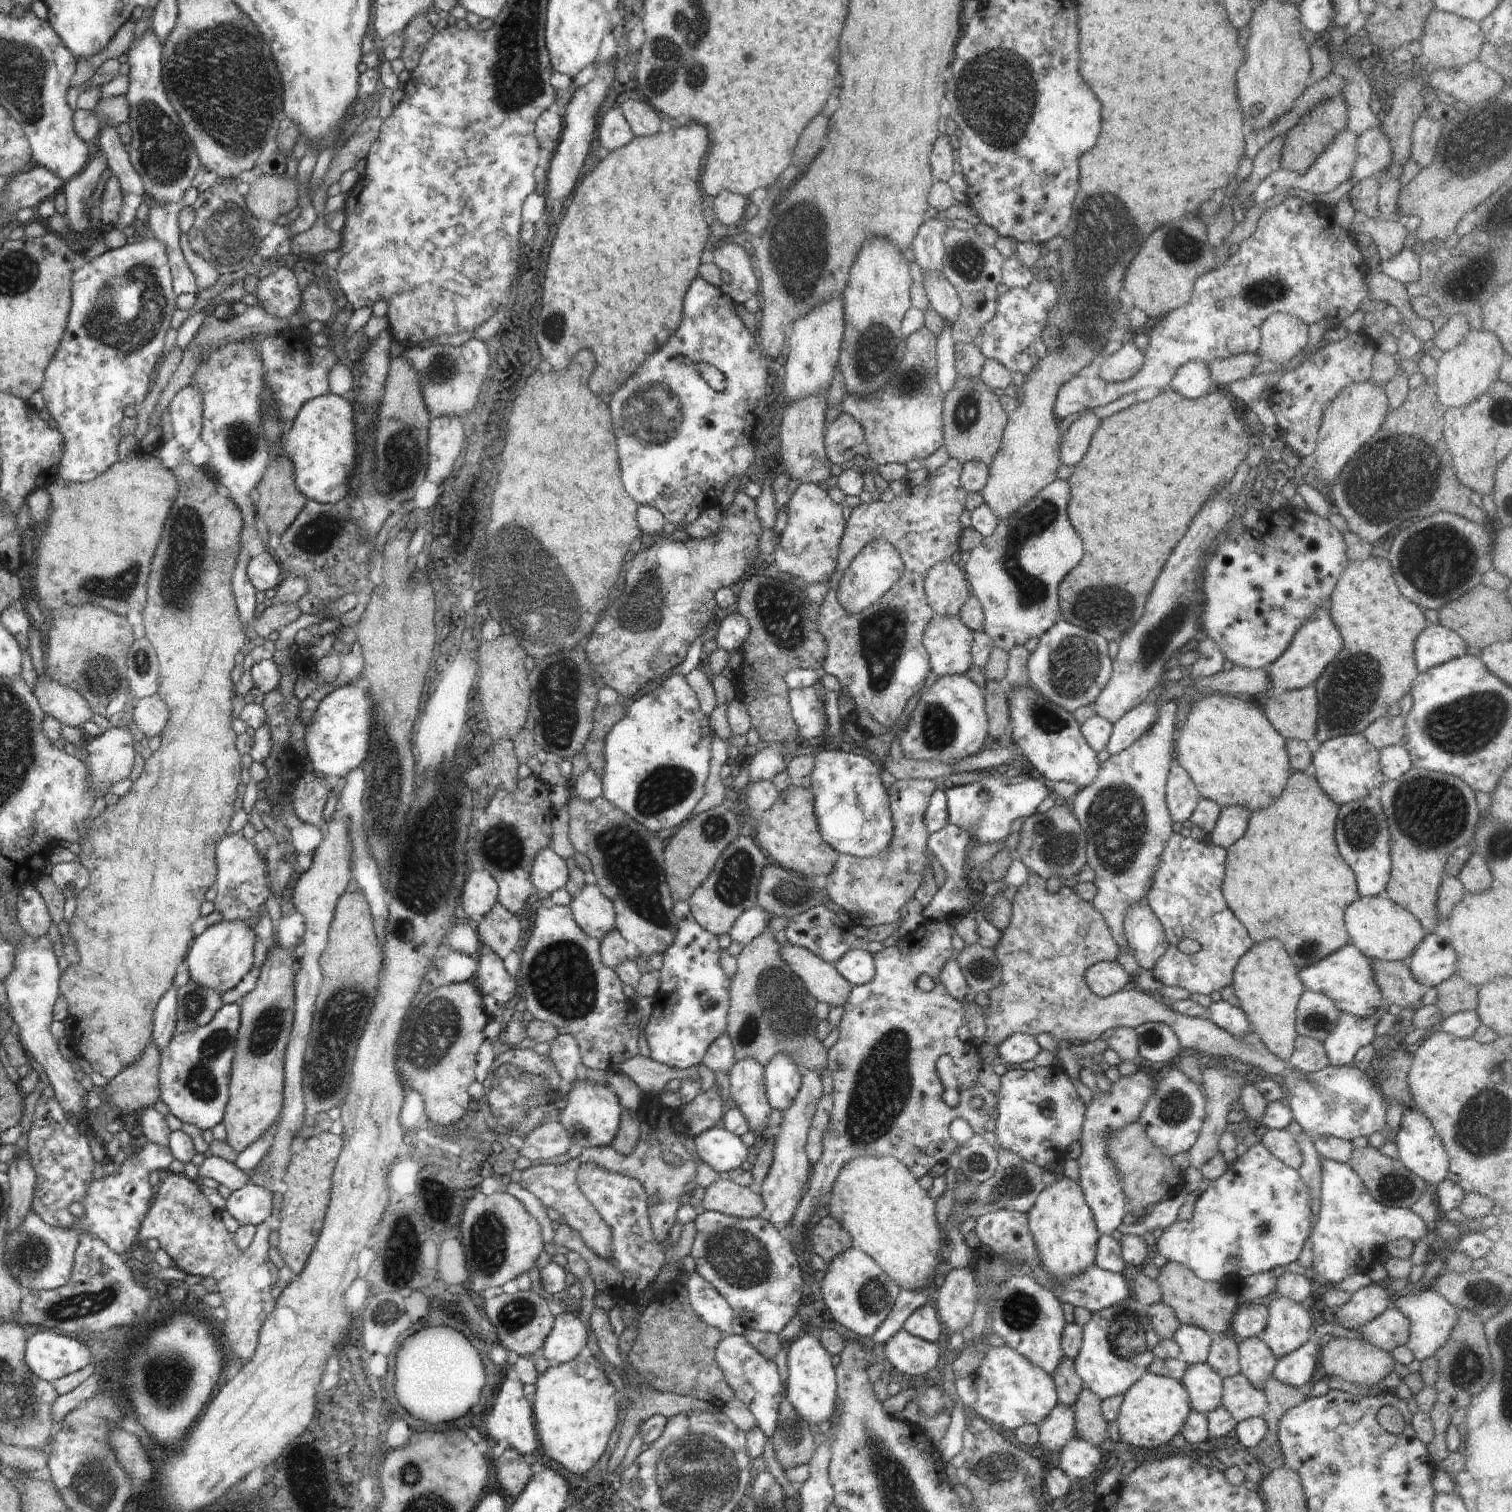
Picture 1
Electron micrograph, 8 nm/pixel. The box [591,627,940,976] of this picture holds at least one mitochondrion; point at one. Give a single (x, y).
(669, 784)

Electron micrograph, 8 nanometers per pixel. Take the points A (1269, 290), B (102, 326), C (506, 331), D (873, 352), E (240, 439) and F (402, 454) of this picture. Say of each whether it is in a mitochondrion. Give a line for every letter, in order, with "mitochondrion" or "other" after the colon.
A: mitochondrion
B: mitochondrion
C: other
D: mitochondrion
E: mitochondrion
F: mitochondrion

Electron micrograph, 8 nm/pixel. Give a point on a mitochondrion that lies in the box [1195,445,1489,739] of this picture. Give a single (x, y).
(1438, 554)

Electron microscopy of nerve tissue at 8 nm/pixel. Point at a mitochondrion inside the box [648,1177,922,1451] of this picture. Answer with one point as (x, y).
(739, 1255)

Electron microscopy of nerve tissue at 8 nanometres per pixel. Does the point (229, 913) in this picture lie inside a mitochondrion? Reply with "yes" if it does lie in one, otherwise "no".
no

